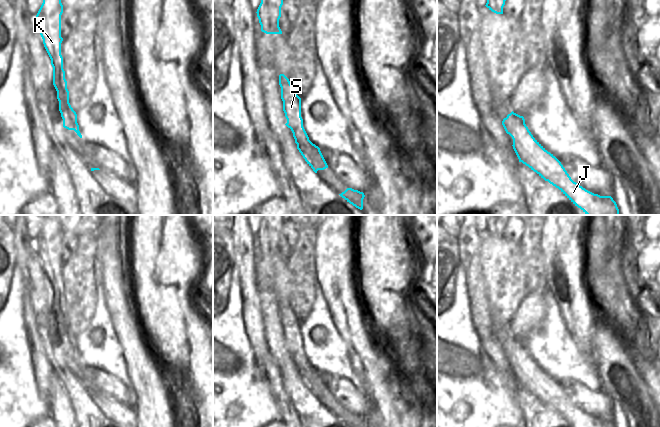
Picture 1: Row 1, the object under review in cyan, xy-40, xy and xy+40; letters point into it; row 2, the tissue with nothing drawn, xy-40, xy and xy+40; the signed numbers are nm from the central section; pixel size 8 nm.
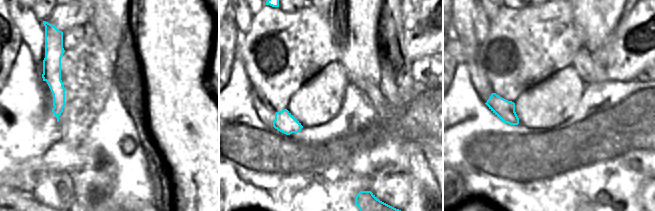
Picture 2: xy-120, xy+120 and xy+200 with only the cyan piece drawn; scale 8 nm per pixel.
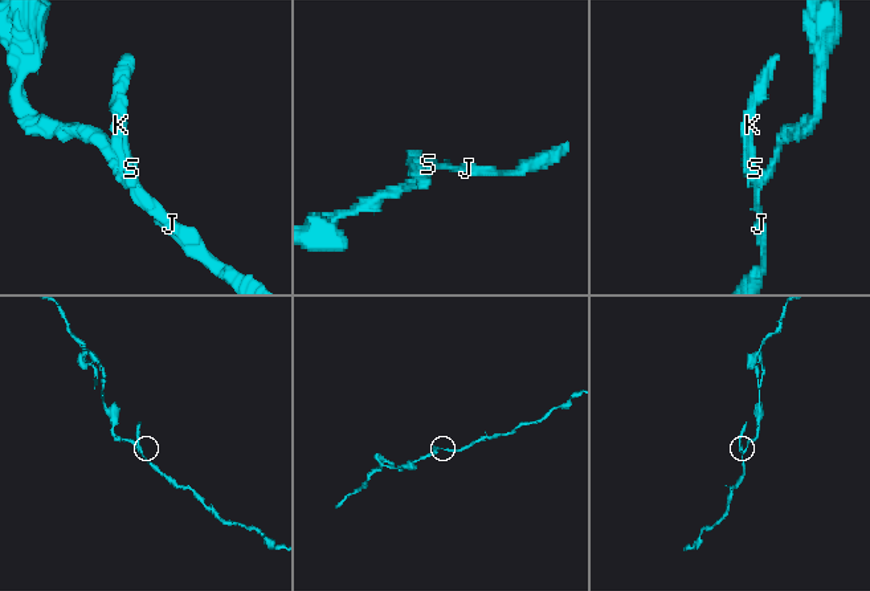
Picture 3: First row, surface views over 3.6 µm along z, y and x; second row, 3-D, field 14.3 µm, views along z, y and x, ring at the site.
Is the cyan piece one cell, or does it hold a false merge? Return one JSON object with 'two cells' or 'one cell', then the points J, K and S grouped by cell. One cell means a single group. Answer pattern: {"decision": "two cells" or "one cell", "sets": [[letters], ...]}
{"decision": "two cells", "sets": [["J"], ["K", "S"]]}

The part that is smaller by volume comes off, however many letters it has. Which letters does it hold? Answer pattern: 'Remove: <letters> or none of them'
Remove: K, S

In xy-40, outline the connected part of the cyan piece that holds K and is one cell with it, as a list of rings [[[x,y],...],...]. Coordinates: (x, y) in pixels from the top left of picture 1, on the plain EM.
[[[45,217],[43,227],[34,242],[37,247],[39,257],[43,263],[44,271],[51,283],[53,291],[53,309],[57,315],[59,325],[59,335],[63,343],[63,351],[74,354],[82,362],[77,347],[77,338],[69,327],[69,315],[63,293],[63,281],[61,279],[61,239],[63,229],[61,222],[54,218]]]

